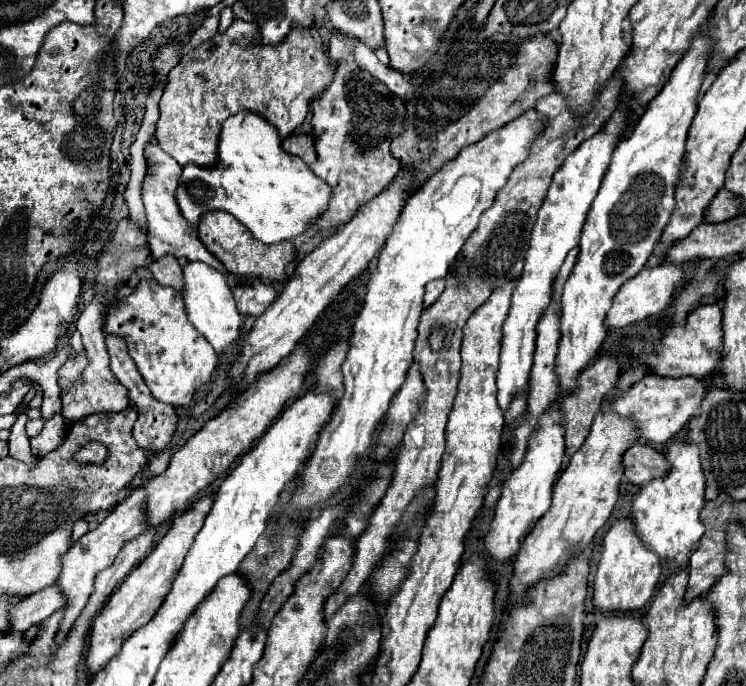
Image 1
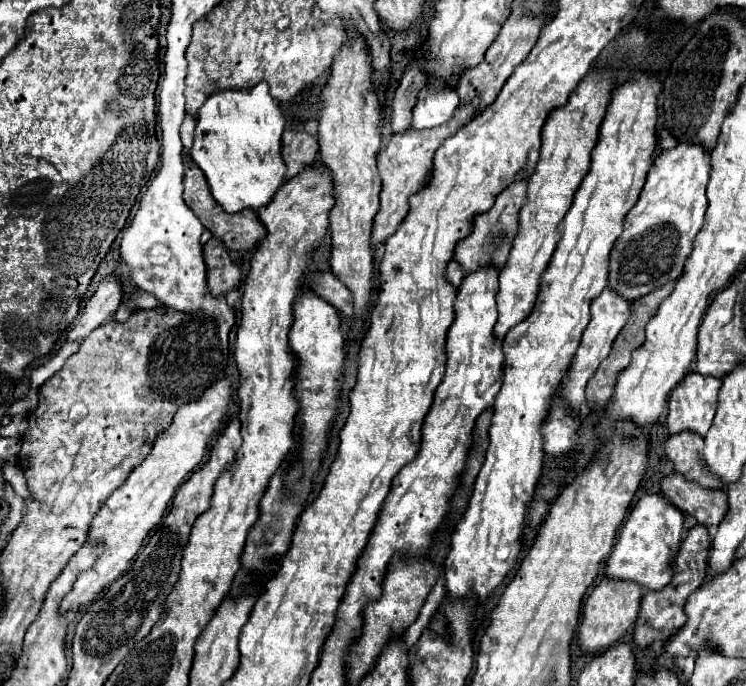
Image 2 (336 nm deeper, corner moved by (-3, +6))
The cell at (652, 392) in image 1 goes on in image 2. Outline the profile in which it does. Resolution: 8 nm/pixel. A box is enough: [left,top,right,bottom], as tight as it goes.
[667,373,721,437]

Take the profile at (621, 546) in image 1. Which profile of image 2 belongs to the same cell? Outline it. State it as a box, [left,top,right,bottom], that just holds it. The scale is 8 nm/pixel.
[578,579,645,653]

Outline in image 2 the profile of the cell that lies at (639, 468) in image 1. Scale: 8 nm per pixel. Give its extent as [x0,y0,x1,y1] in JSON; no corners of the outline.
[663,475,727,527]

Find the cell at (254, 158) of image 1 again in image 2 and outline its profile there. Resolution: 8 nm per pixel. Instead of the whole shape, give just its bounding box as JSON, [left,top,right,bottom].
[191,83,285,213]

